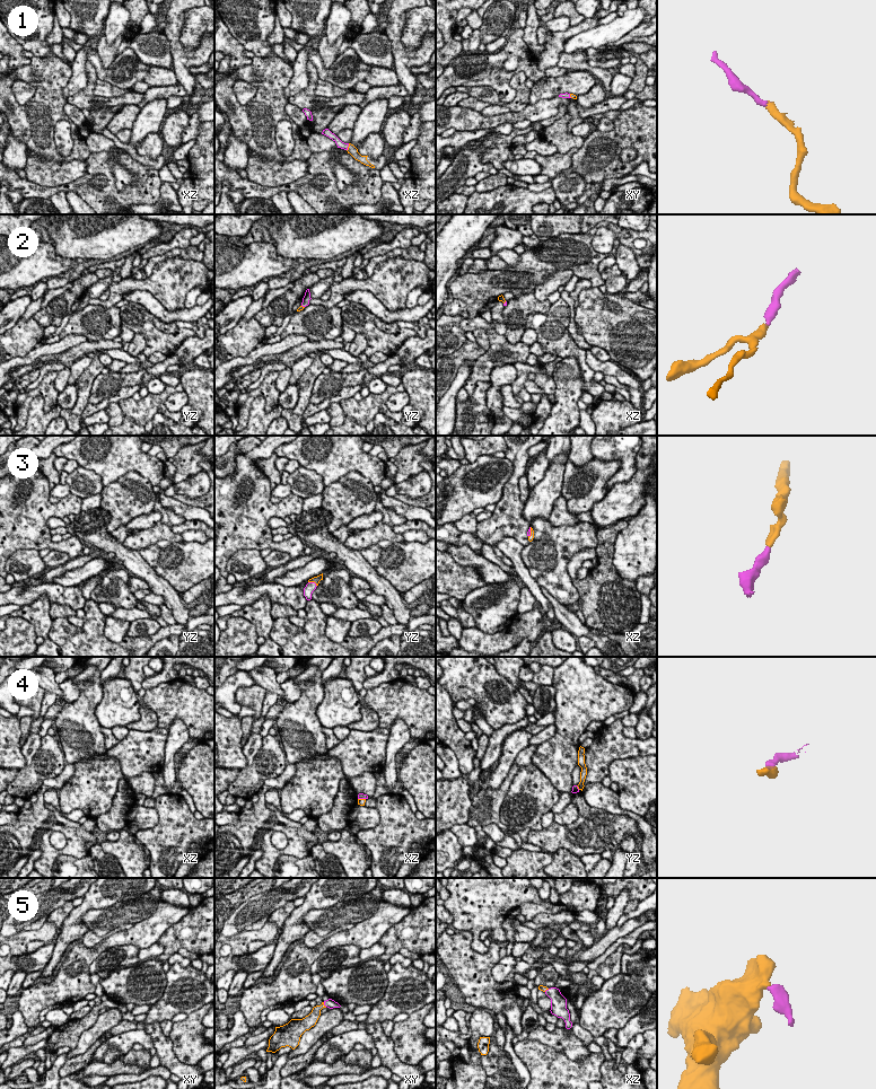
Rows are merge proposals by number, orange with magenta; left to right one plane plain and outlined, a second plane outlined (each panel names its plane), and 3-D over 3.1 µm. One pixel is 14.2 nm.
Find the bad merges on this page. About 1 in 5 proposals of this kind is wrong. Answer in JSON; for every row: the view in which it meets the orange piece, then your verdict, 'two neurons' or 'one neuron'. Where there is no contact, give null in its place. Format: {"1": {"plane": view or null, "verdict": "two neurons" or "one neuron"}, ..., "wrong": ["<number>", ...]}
{"1": {"plane": "xz", "verdict": "one neuron"}, "2": {"plane": "yz", "verdict": "one neuron"}, "3": {"plane": "yz", "verdict": "one neuron"}, "4": {"plane": "xz", "verdict": "one neuron"}, "5": {"plane": "xy", "verdict": "one neuron"}, "wrong": []}

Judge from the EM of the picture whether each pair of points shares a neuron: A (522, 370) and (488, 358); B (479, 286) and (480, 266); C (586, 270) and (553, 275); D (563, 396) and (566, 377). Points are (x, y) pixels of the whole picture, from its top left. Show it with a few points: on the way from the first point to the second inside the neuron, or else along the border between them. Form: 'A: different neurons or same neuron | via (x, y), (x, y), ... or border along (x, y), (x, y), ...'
A: different neurons | border along (526, 361), (513, 363)
B: different neurons | border along (488, 270), (471, 273)
C: different neurons | border along (548, 270), (570, 270), (575, 274)
D: same neuron | via (566, 392), (566, 381)

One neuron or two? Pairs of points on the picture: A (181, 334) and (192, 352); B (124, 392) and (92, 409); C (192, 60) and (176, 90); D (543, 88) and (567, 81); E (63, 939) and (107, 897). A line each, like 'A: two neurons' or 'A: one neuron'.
A: two neurons
B: one neuron
C: two neurons
D: one neuron
E: one neuron

